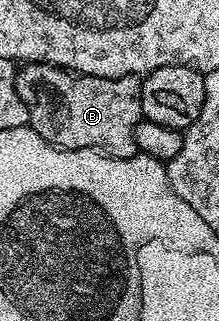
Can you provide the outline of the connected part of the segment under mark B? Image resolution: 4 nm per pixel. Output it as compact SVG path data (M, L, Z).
M22 63L17 70L17 89L21 101L27 106L29 111L28 127L35 129L38 134L49 144L54 144L56 148L91 148L100 150L107 156L114 156L120 160L126 160L138 155L137 143L135 142L135 126L142 120L141 114L141 80L136 75L114 76L113 78L103 78L102 76L83 76L74 74L64 68L57 68L54 64L30 64Z

